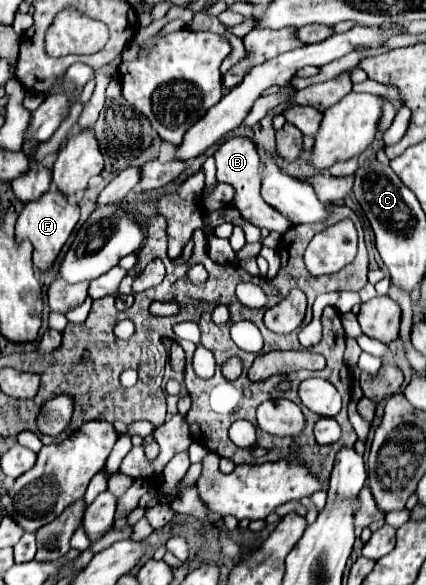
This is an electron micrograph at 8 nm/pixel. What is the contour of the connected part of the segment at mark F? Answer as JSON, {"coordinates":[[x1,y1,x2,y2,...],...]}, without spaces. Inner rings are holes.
{"coordinates":[[54,187,50,191,46,191,38,201,24,205,24,209,16,221,16,237,18,237,18,241,28,239,34,245,34,267,38,267,40,271,48,271,54,265,54,261,60,255,64,243,68,241,74,225,78,223,78,217,80,217,78,205,72,205,68,201,68,197,62,197,60,191,56,191]]}

